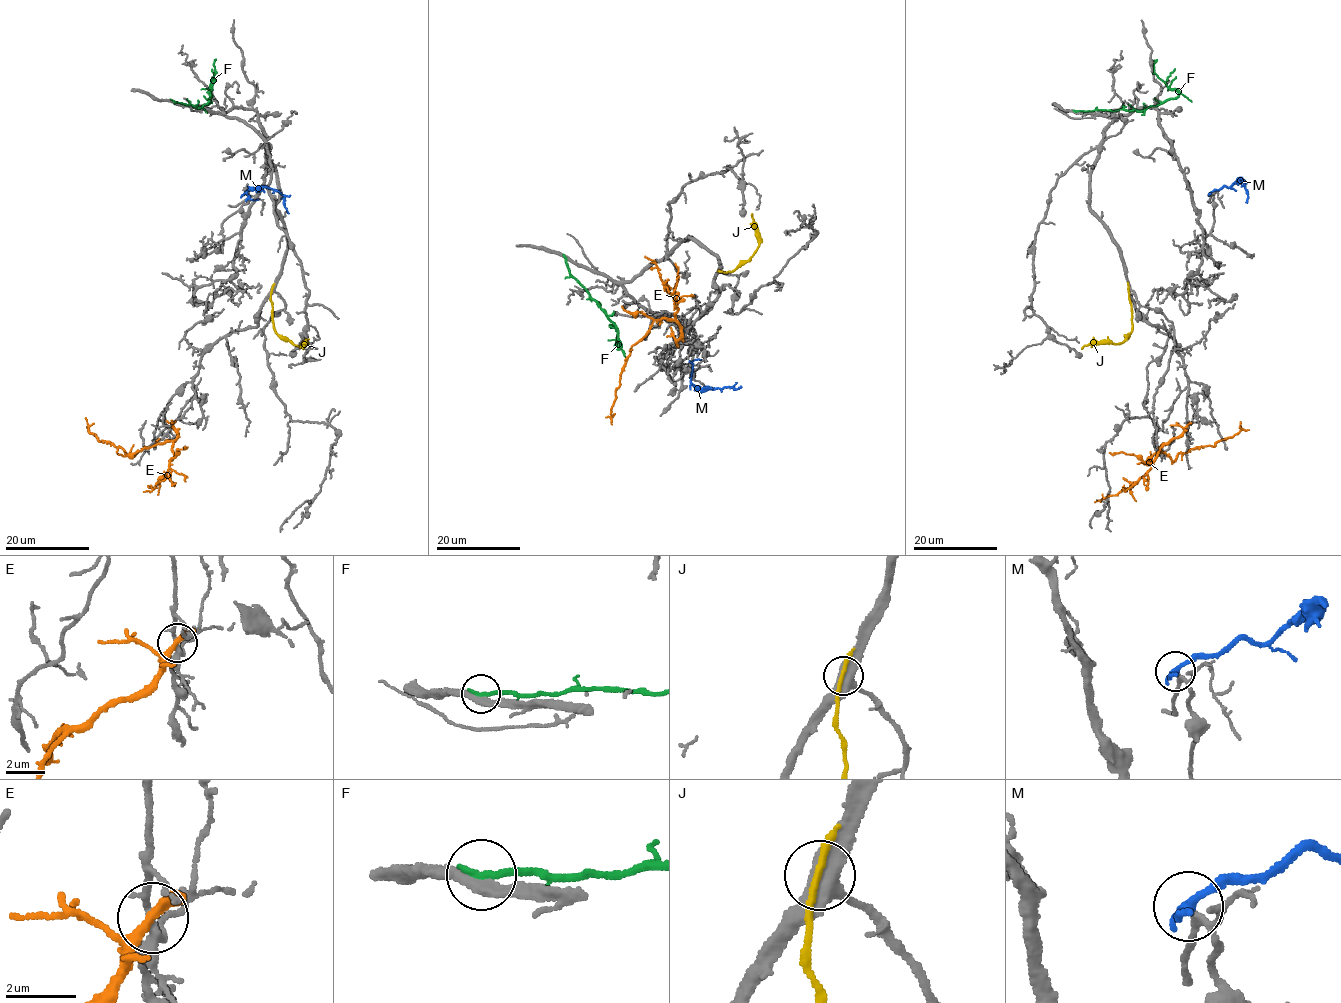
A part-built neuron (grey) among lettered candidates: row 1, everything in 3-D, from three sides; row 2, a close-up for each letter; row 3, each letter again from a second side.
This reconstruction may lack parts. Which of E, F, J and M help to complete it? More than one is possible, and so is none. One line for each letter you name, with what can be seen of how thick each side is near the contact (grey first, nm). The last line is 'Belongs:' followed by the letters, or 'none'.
Belongs: none

